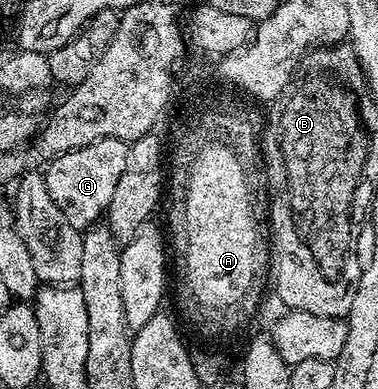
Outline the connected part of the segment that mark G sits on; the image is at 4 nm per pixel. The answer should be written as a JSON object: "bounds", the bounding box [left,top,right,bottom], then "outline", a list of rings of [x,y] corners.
{"bounds":[43,139,128,232],"outline":[[[116,139],[94,141],[84,148],[62,153],[43,168],[46,189],[50,197],[54,197],[54,205],[62,209],[62,217],[74,225],[80,232],[88,230],[90,225],[101,222],[107,212],[110,201],[114,197],[114,188],[122,173],[126,173],[128,143]]]}

